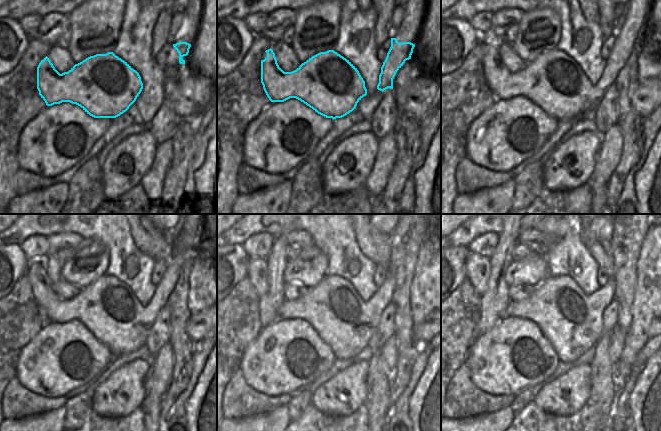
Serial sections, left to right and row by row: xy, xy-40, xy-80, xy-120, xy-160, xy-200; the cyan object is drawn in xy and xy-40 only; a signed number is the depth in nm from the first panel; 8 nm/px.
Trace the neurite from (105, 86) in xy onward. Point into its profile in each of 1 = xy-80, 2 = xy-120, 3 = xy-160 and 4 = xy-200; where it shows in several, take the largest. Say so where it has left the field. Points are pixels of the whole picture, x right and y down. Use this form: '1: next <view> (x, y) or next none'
1: next xy-80 (554, 82)
2: next xy-120 (108, 308)
3: next xy-160 (346, 323)
4: next xy-200 (572, 321)

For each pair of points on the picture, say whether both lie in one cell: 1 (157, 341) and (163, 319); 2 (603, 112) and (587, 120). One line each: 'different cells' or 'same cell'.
1: same cell
2: different cells

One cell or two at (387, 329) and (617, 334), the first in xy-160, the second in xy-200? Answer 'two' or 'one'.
two

